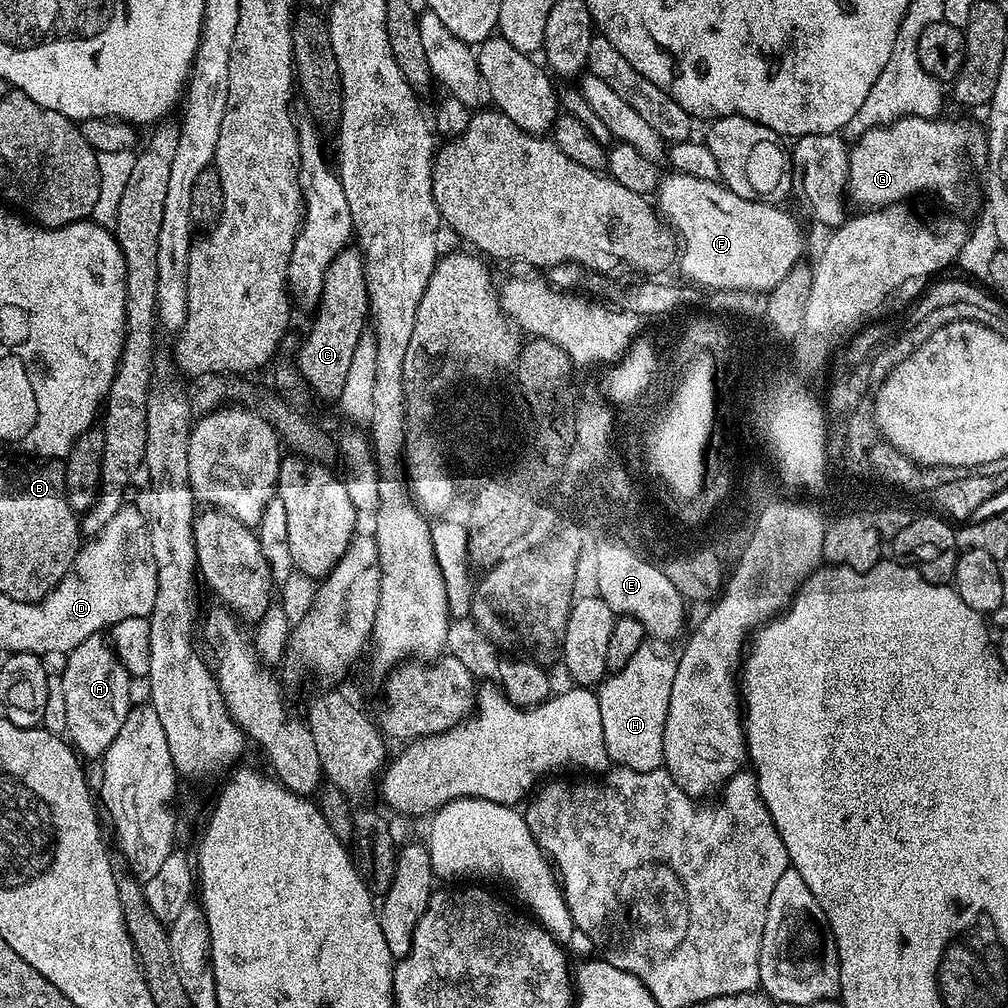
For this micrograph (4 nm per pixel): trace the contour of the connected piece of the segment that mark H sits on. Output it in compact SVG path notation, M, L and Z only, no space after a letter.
M645 642L630 658L626 666L615 669L614 674L599 685L596 697L602 710L602 734L606 738L608 759L613 765L639 772L649 772L664 763L664 731L666 730L666 710L670 706L670 686L674 686L676 656L667 656L655 643Z

